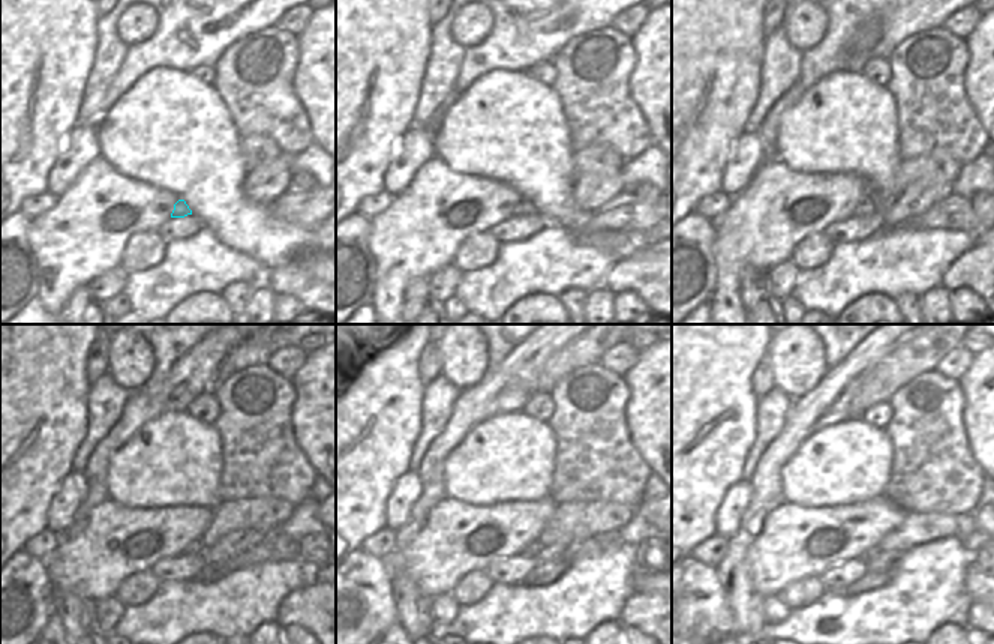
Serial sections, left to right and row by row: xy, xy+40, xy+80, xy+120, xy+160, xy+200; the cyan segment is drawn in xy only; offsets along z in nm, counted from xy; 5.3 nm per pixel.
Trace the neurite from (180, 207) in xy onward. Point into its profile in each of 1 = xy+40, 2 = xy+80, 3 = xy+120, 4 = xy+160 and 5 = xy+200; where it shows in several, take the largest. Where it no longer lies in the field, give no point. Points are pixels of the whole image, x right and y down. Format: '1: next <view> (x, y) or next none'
1: next xy+40 (523, 209)
2: next xy+80 (871, 204)
3: next xy+120 (195, 547)
4: next xy+160 (534, 550)
5: next xy+200 (870, 553)

